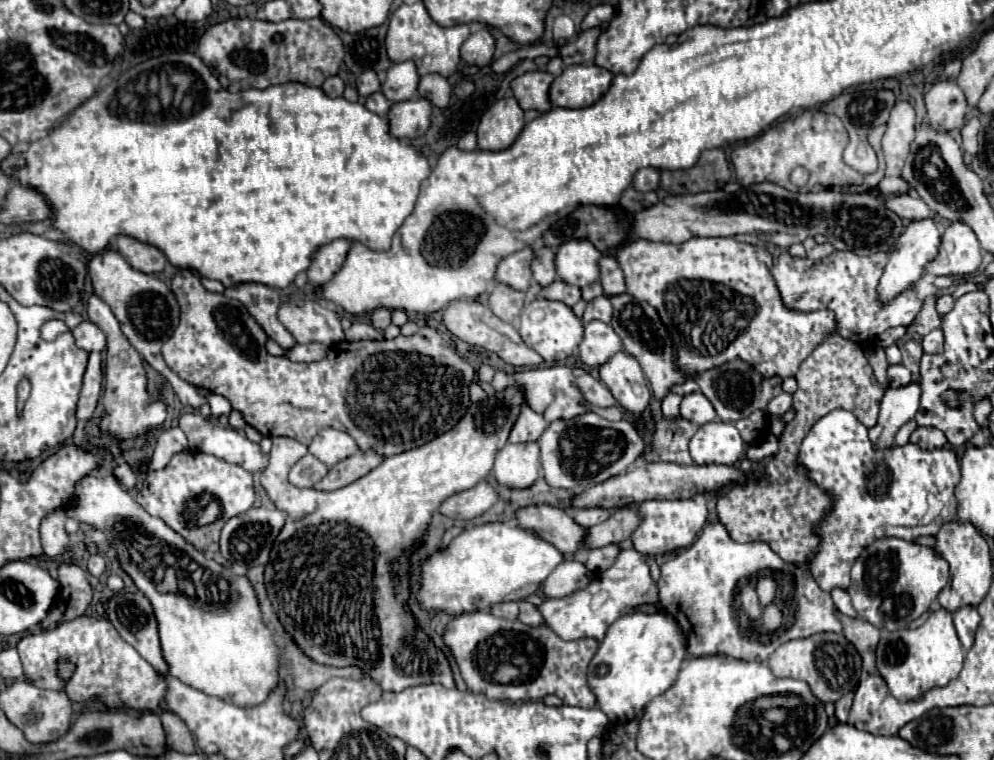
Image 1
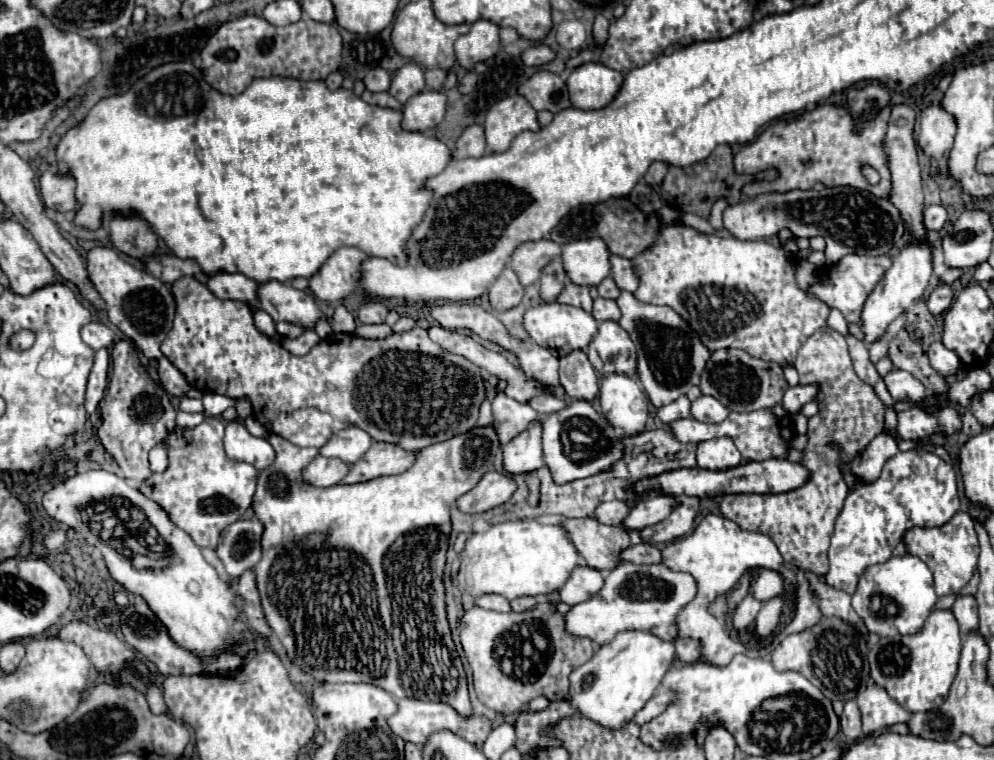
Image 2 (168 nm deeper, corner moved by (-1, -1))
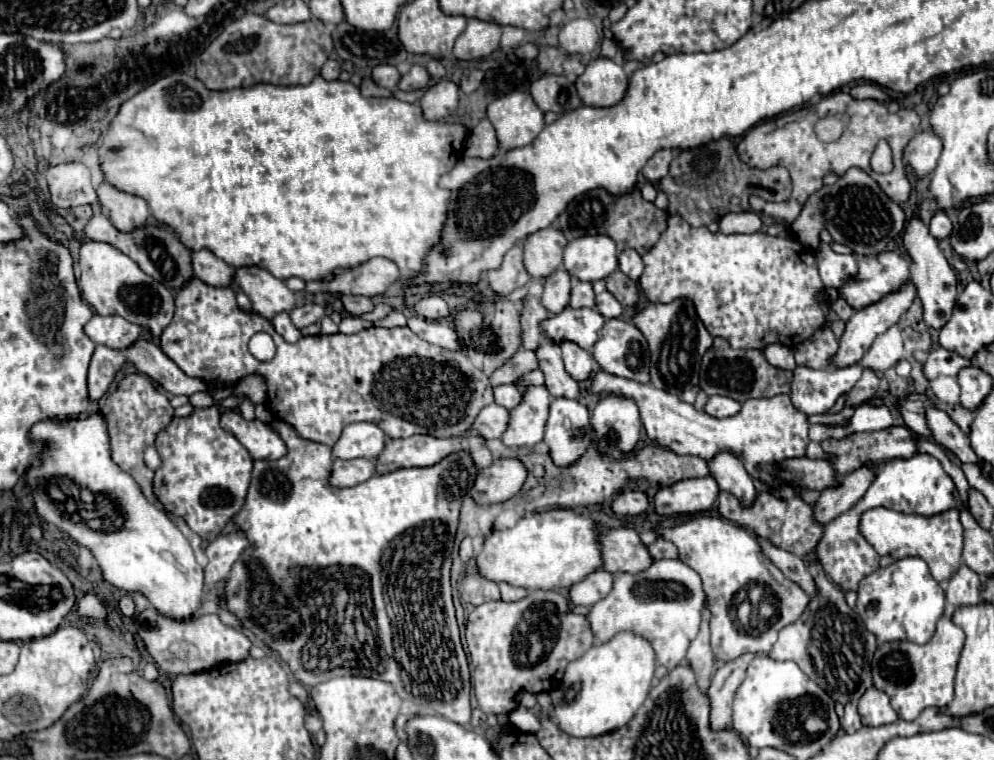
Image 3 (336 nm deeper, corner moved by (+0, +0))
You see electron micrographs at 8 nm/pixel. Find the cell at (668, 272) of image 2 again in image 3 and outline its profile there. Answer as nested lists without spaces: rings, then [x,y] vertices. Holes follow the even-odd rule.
[[[671,215],[669,217],[669,223],[667,223],[667,229],[663,231],[661,239],[655,243],[655,247],[651,251],[647,251],[643,255],[643,263],[645,263],[645,271],[639,279],[639,287],[641,291],[647,295],[649,301],[653,303],[669,303],[673,299],[679,299],[679,297],[685,297],[685,299],[691,299],[695,303],[695,309],[697,309],[697,315],[701,317],[701,321],[705,323],[707,331],[713,335],[713,337],[723,337],[729,341],[729,345],[733,349],[765,349],[767,345],[771,343],[781,343],[785,347],[791,347],[795,349],[799,343],[803,343],[805,339],[809,339],[819,327],[825,325],[825,315],[823,315],[823,309],[821,309],[821,303],[817,301],[817,295],[823,291],[823,283],[819,279],[819,273],[817,273],[817,259],[815,259],[815,251],[811,247],[805,247],[801,245],[795,237],[787,235],[787,237],[771,237],[771,235],[765,235],[761,231],[757,233],[749,233],[749,235],[723,235],[723,233],[711,233],[707,227],[691,227],[683,217],[679,215]]]

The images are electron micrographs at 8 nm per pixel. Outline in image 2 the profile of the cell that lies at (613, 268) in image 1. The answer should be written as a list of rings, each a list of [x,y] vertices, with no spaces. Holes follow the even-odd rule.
[[[610,256],[610,264],[612,264],[612,278],[616,282],[616,286],[620,290],[628,290],[634,292],[638,286],[638,276],[632,268],[632,262],[628,258],[620,258],[620,256]]]

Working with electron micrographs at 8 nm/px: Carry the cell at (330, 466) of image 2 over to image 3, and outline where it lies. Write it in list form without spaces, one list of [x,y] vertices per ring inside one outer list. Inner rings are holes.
[[[335,459],[329,483],[335,487],[353,487],[369,477],[375,475],[375,461],[373,459]]]

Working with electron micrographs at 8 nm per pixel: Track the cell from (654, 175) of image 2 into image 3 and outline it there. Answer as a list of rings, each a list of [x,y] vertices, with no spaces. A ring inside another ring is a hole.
[[[659,149],[643,167],[643,175],[651,181],[657,183],[661,177],[669,173],[669,163],[671,163],[671,149]]]

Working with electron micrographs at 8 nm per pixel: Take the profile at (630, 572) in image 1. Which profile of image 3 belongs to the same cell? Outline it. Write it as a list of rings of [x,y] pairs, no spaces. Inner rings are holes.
[[[663,559],[655,561],[647,571],[637,575],[615,575],[611,593],[595,603],[587,617],[597,641],[607,643],[619,631],[631,631],[651,643],[657,663],[673,669],[685,659],[689,643],[699,633],[703,601],[705,593],[701,587],[701,577],[679,559]]]

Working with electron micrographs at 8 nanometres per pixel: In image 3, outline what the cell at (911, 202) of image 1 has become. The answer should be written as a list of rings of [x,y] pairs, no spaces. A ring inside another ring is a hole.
[[[937,211],[937,213],[935,213],[935,217],[931,219],[931,225],[929,225],[931,235],[933,235],[935,239],[949,239],[951,229],[953,229],[951,219],[949,219],[943,211]]]

